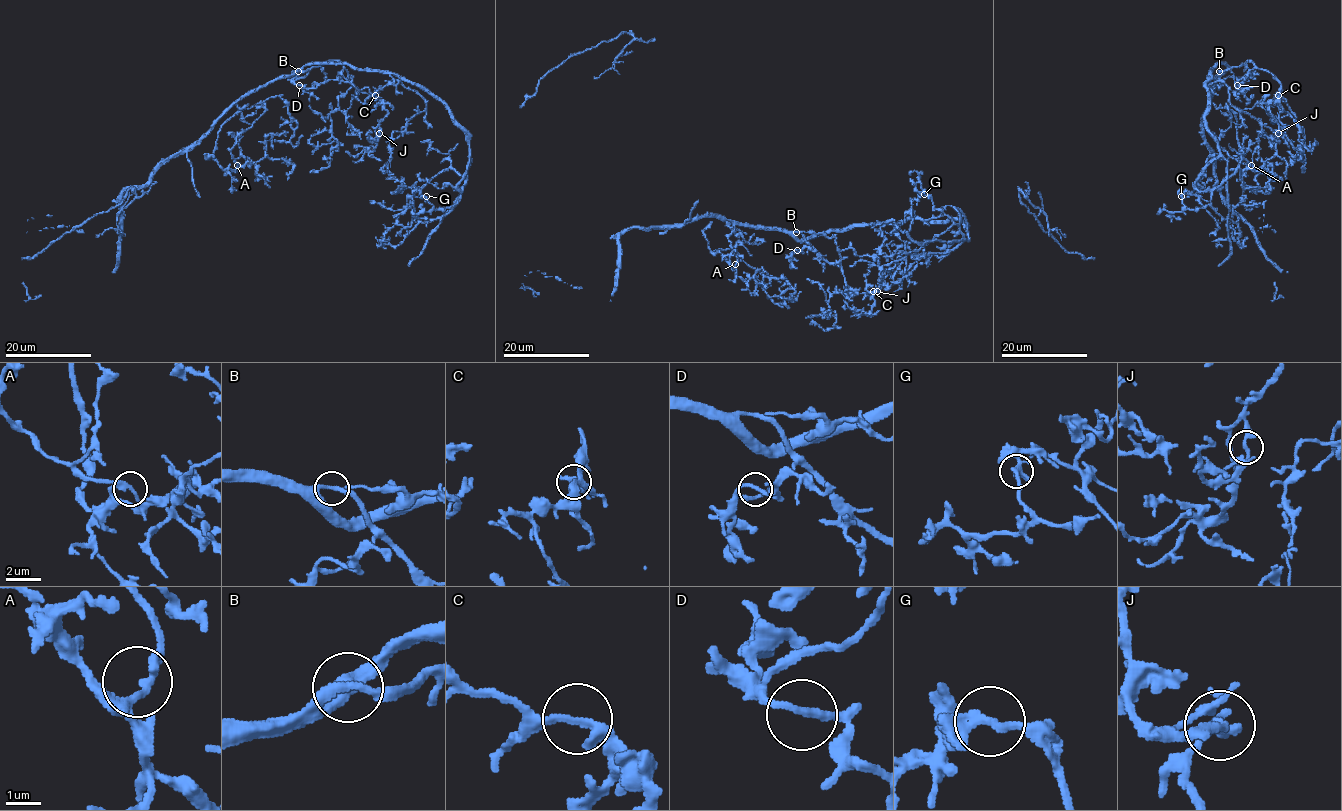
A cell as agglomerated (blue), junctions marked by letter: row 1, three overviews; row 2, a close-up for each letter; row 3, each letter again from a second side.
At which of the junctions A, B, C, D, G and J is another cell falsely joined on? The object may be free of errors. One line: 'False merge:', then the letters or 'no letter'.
False merge: no letter

